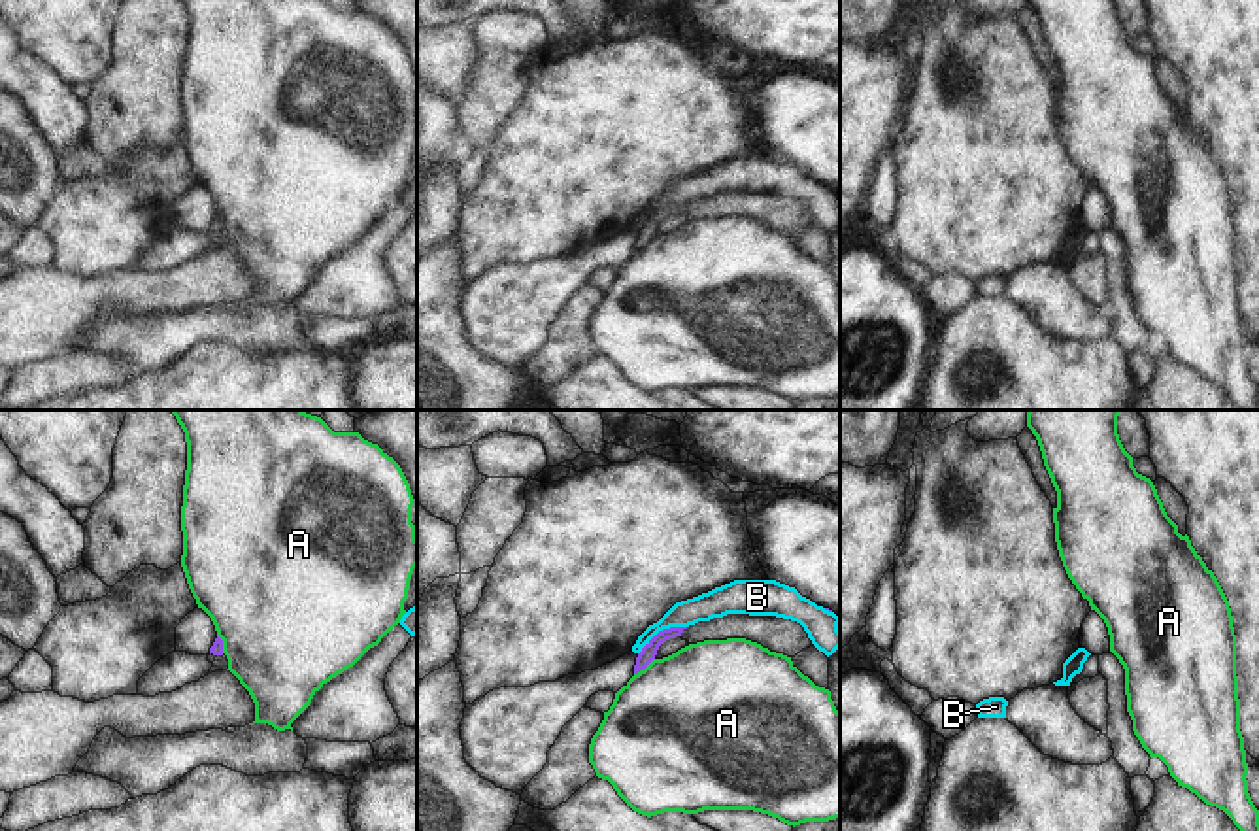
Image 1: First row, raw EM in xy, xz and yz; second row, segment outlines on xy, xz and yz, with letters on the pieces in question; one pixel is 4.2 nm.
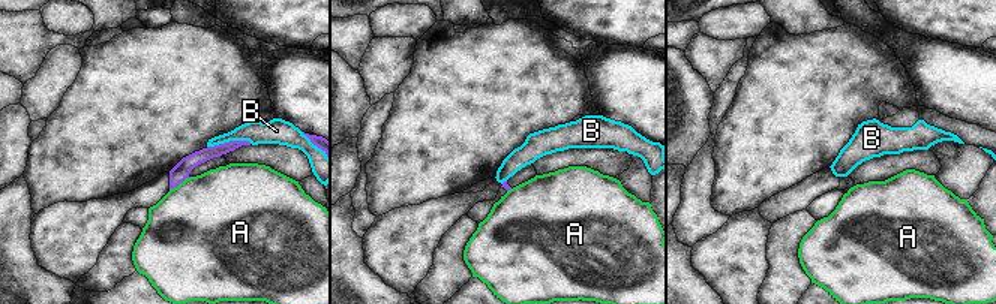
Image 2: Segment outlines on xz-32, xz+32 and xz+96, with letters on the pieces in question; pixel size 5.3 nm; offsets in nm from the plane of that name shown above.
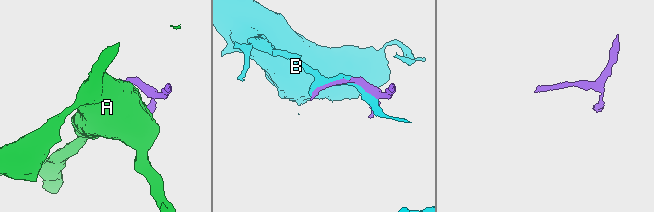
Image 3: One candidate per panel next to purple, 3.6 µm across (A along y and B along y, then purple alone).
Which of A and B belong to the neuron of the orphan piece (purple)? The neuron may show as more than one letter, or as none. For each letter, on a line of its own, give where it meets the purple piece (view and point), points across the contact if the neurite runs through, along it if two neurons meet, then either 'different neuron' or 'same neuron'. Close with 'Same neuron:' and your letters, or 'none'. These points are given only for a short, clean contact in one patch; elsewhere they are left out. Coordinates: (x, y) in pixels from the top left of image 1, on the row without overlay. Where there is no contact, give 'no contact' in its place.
A: meets purple in xz at (644, 244); border along xz (654, 235), (635, 252); different neuron
B: meets purple in xz at (663, 206); different neuron
Same neuron: none

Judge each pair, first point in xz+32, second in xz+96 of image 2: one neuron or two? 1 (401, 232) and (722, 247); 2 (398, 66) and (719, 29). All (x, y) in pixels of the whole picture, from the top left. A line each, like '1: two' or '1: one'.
1: one
2: two

